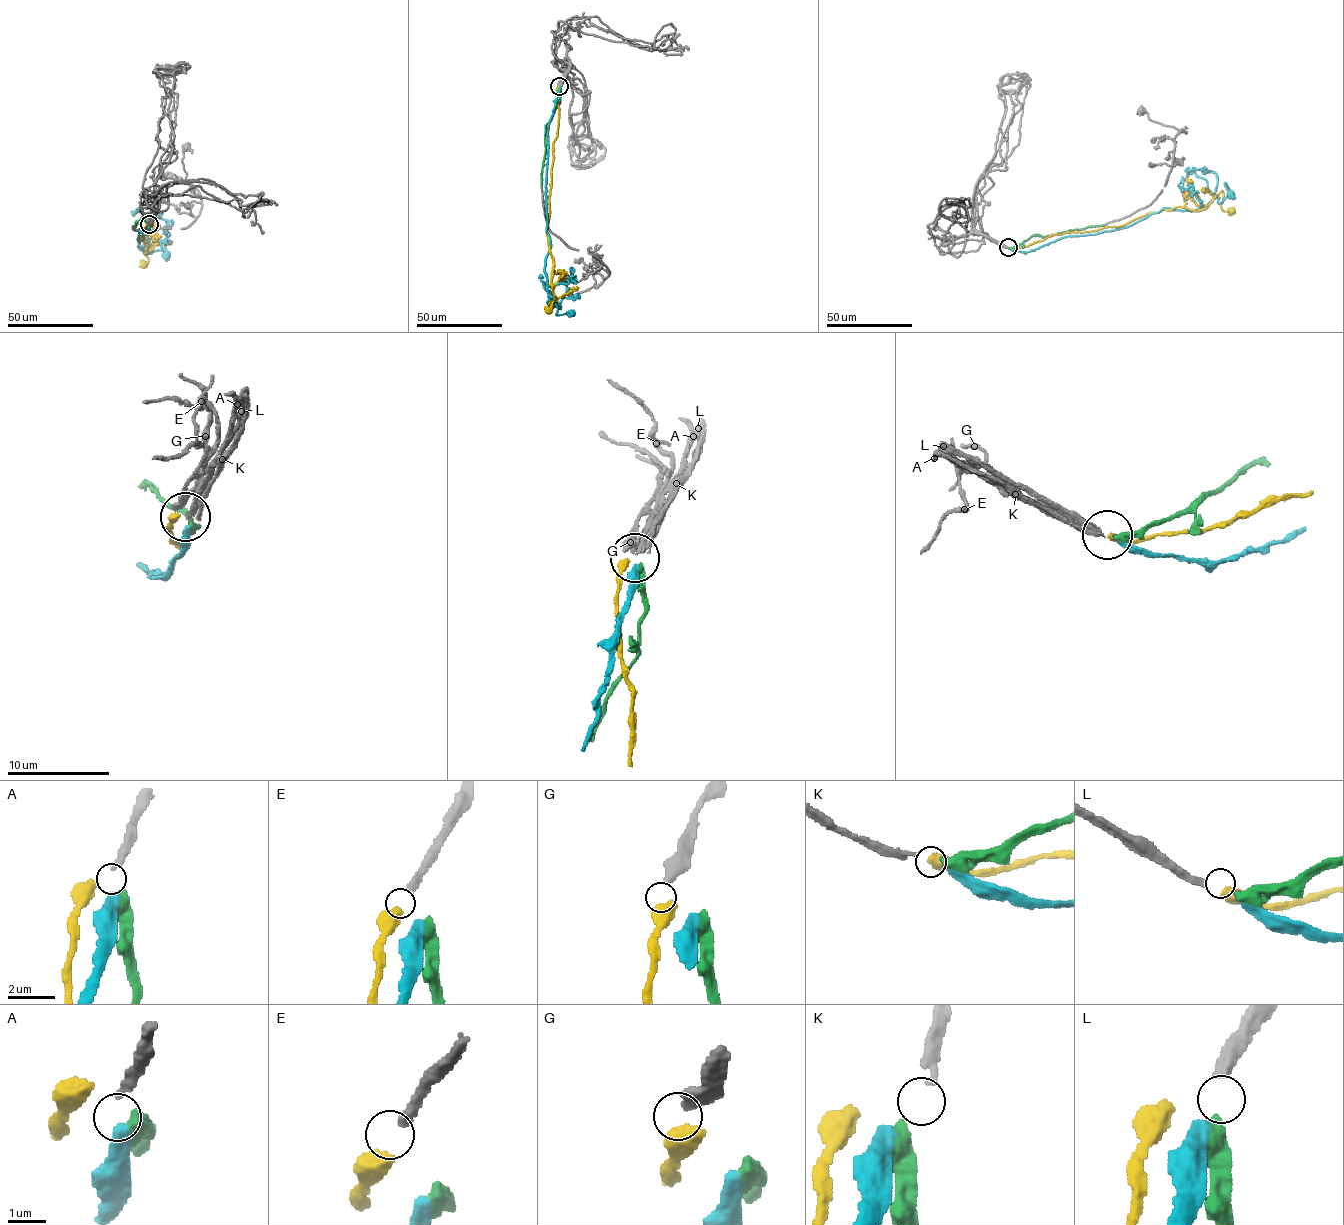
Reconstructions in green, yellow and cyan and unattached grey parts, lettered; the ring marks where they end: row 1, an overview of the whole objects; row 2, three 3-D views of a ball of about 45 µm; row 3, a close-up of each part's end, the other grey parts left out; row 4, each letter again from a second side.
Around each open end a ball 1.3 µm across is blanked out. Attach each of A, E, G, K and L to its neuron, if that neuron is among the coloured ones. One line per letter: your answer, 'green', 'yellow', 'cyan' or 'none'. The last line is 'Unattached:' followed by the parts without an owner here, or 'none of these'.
A: cyan
E: yellow
G: none
K: none
L: green
Unattached: G, K

